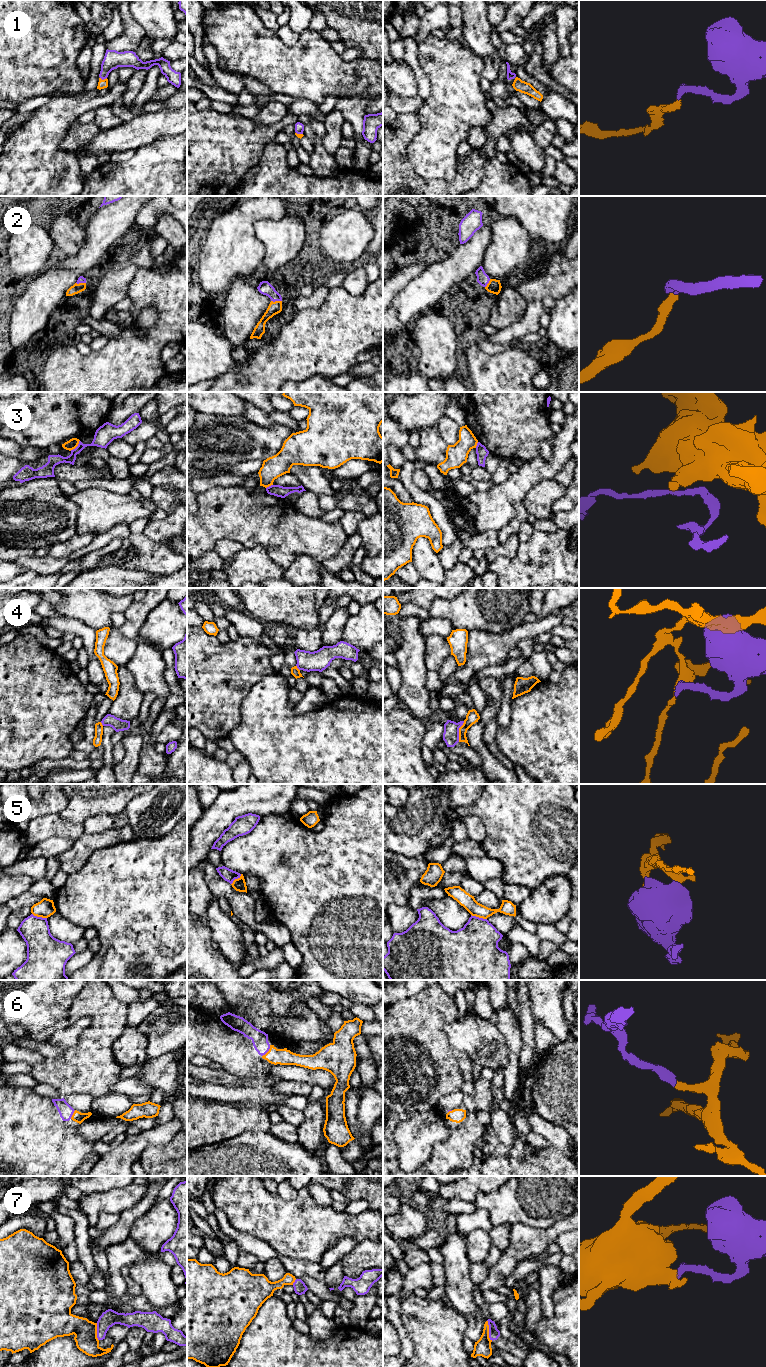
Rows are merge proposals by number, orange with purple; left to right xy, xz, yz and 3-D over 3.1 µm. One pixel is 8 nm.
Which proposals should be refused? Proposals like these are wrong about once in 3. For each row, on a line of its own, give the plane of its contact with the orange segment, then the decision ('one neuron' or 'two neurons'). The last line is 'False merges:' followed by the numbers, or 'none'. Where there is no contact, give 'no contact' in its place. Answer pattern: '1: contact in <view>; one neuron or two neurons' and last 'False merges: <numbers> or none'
1: contact in xy; one neuron
2: contact in xz; one neuron
3: contact in xy; two neurons
4: contact in yz; two neurons
5: contact in yz; two neurons
6: contact in xz; one neuron
7: contact in yz; two neurons
False merges: 3, 4, 5, 7

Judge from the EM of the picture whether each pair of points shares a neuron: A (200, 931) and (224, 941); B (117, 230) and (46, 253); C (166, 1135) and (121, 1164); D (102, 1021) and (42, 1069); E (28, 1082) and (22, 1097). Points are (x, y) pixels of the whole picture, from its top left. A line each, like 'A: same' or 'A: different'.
A: different
B: different
C: same
D: same
E: different

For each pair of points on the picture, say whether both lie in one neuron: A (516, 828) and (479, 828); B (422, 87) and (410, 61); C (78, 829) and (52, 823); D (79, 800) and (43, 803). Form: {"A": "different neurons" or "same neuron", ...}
{"A": "different neurons", "B": "same neuron", "C": "same neuron", "D": "different neurons"}

